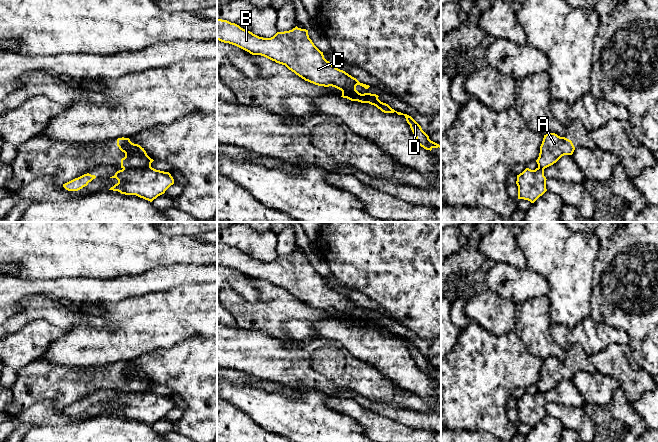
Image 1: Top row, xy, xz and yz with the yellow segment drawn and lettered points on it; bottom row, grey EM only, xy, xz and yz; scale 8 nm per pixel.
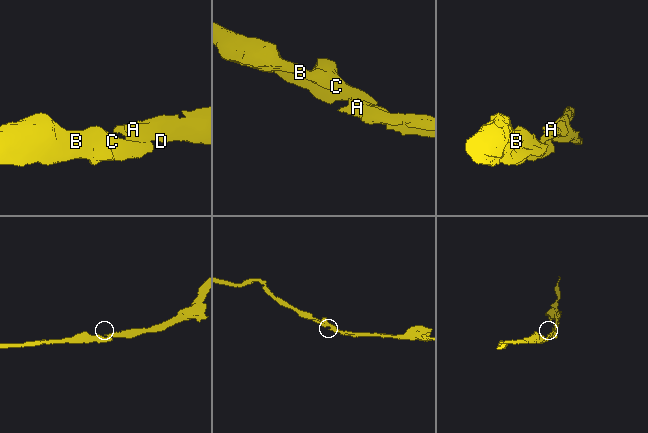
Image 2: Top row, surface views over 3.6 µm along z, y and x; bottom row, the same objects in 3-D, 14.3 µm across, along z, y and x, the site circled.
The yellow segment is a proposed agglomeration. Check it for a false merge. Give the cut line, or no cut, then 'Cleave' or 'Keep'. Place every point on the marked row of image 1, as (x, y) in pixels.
Split along xz (347, 97), (370, 99), (379, 108). Cleave

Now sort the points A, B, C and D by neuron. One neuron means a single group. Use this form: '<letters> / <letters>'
A D / B C

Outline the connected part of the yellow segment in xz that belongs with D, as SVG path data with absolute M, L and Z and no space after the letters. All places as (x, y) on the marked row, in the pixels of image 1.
M395 111L398 115L404 115L407 123L413 134L416 137L418 144L426 150L432 150L433 148L441 148L441 146L429 139L429 136L422 130L421 126L409 115Z

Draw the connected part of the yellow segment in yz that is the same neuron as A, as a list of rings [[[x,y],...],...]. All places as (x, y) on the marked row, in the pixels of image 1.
[[[548,133],[544,135],[536,162],[538,167],[545,169],[556,163],[562,156],[572,155],[574,150],[575,147],[571,140],[555,133]]]

